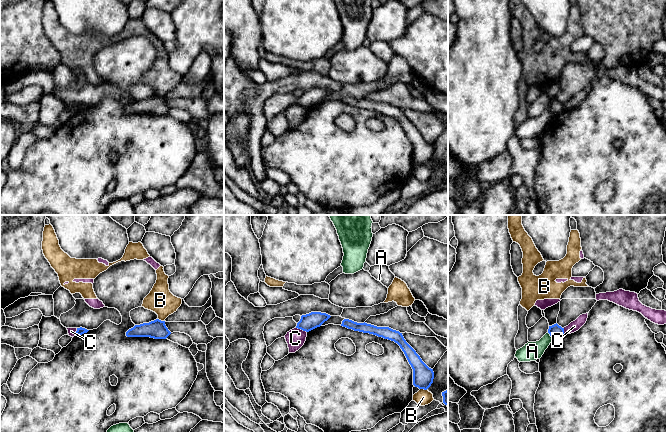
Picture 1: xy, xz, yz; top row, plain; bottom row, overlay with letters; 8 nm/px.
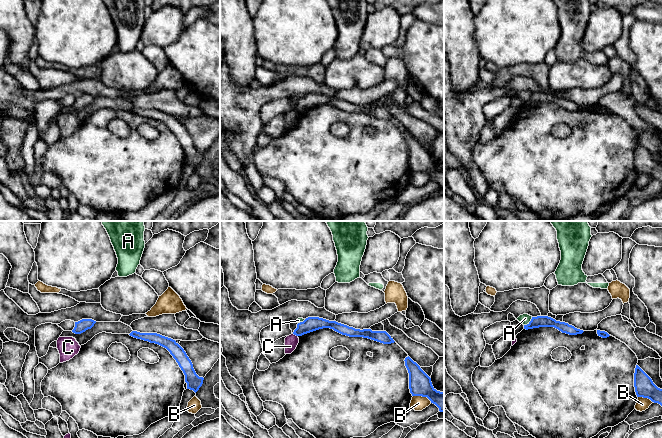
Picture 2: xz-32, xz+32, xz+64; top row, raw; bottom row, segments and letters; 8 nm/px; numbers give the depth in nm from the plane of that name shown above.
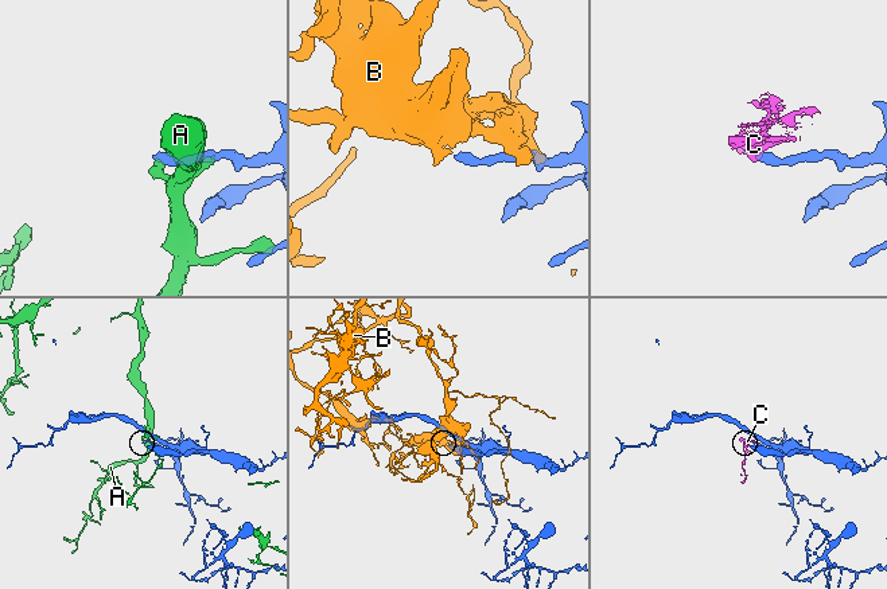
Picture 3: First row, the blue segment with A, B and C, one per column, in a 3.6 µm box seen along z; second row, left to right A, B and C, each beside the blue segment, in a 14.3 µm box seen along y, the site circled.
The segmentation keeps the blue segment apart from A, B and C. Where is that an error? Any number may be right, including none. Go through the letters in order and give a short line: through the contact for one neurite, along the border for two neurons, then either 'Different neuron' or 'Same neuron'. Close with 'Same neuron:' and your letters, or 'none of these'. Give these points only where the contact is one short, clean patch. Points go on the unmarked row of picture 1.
A: Different neuron
B: Different neuron
C: Line: xz (296, 103), (306, 108). Different neuron
Same neuron: none of these

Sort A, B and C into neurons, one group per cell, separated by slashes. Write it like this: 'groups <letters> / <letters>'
groups A / B C

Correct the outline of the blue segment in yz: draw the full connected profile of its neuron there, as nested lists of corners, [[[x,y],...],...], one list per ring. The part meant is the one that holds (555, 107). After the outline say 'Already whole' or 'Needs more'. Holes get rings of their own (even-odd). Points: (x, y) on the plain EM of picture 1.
[[[556,99],[552,102],[549,102],[548,109],[552,114],[558,114],[564,110],[564,104],[562,104]]]. Already whole

